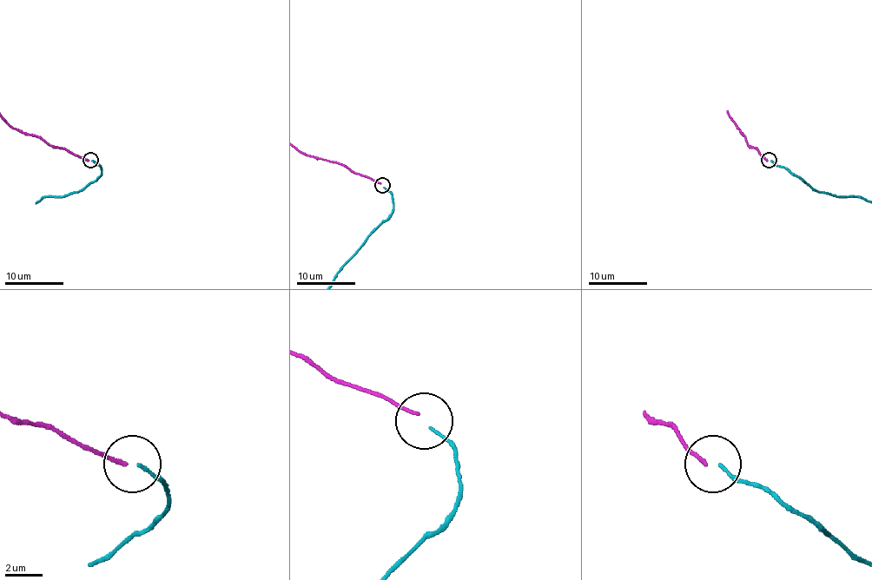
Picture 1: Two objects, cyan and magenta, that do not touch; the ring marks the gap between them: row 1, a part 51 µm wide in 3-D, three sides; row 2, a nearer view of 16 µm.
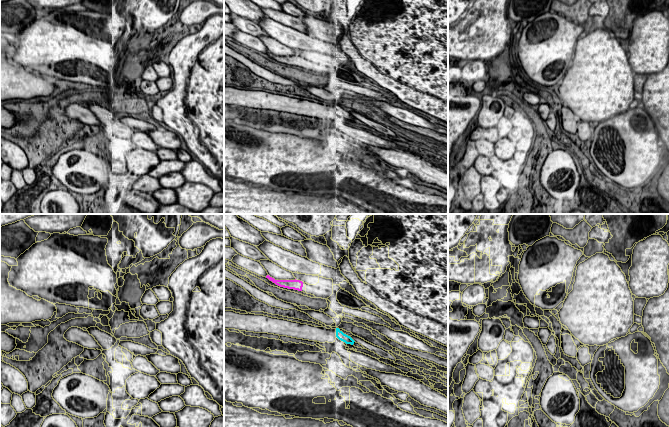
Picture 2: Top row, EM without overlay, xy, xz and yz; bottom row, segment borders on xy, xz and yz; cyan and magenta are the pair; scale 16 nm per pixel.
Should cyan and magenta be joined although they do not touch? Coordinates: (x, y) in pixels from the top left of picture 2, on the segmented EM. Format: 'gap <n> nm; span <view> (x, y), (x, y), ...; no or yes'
gap 850 nm; span xz (336, 328), (301, 290); no

